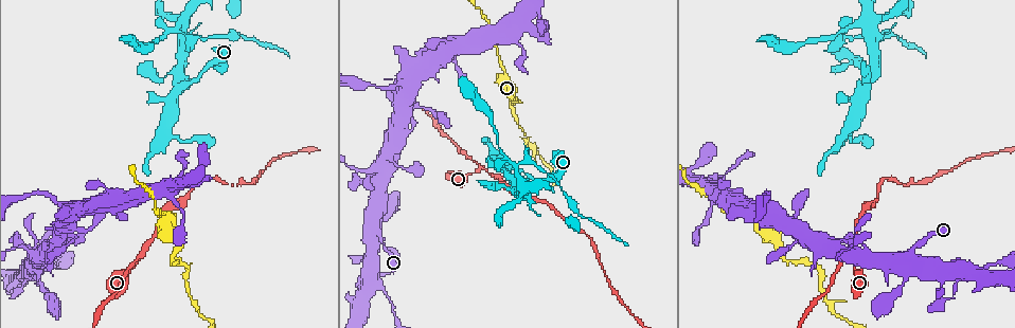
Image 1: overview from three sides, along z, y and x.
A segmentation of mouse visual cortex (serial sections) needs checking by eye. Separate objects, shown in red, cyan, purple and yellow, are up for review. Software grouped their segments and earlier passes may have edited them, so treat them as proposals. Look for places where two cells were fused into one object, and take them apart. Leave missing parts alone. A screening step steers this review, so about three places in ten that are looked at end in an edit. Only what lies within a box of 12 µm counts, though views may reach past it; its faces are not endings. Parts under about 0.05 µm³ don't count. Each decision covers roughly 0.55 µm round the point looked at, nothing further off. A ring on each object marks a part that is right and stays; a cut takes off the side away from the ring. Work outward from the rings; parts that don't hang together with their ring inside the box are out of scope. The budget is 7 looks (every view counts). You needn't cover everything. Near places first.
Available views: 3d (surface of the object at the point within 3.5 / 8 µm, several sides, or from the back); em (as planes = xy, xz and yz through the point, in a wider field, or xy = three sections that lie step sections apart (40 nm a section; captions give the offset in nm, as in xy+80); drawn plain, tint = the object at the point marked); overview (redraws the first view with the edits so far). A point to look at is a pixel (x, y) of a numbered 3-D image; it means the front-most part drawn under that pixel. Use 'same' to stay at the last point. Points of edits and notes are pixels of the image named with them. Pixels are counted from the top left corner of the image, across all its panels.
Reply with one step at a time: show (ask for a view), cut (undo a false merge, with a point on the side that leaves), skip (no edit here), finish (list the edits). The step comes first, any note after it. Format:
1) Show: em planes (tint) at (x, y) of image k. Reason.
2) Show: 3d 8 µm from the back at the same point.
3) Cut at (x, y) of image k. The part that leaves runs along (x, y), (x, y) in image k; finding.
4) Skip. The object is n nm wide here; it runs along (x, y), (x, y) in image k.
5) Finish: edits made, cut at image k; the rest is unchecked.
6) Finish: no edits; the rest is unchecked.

Show: 3d 3.5 µm at (141, 255) of image 1. A fork.

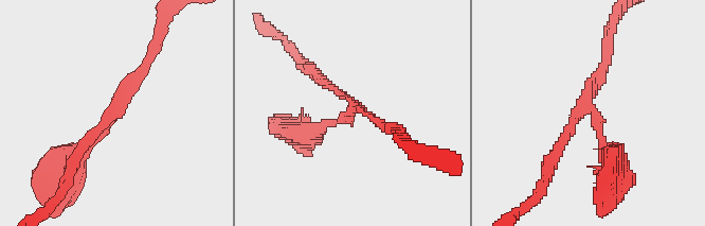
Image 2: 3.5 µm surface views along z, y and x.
Show: em planes (plain) at (588, 106) of image 2. 3 arms meet here; the arms are 150, 150, 150 nm wide.

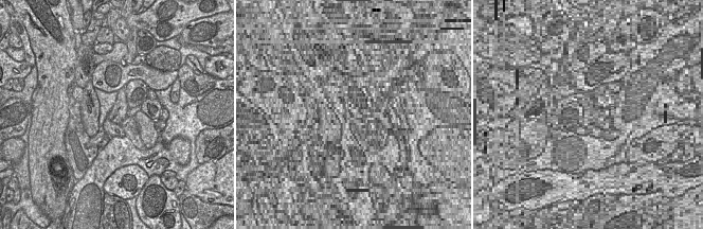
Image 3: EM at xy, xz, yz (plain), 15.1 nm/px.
Show: em planes (tint) at the same point.

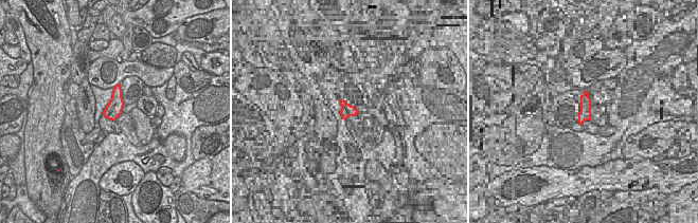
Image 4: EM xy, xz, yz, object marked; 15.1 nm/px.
Skip. The object is 240 nm wide here; it runs along (73, 159), (112, 121), (151, 52) in image 2; continuous, no second cell.

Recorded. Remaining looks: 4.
Show: 3d 3.5 µm from the back at (906, 256) of image 1. Thick turns thin.

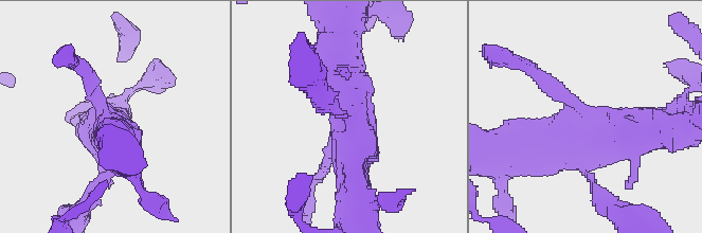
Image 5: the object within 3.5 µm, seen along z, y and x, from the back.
Show: em xy step 3 (tint) at (583, 118) of image 5. 4 arms meet here; the arms are 150, 250, 500, 600 nm wide; need the tissue.

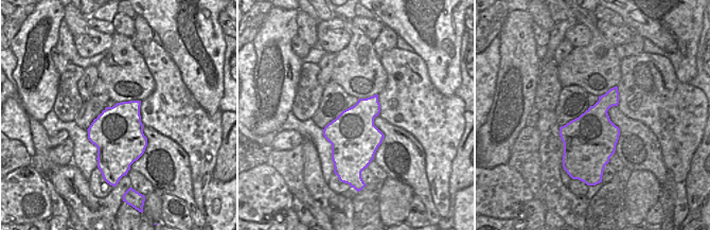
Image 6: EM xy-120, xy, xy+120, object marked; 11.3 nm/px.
Skip. The object is 550 nm wide here; it runs along (536, 74), (598, 132), (647, 129) in image 5; continuous, no second cell.

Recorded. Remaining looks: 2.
Show: 3d 8 µm at (788, 264) of image 1.

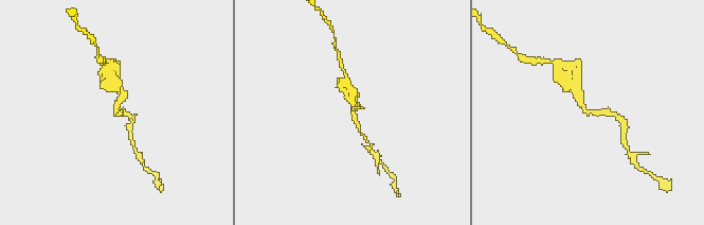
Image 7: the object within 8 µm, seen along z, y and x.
Show: em xy step 3 (tint) at (588, 114) of image 7. The arms are 150, 150 nm wide.

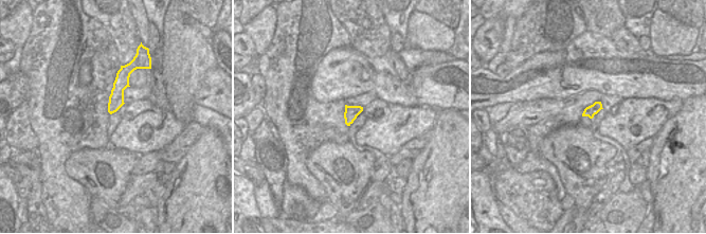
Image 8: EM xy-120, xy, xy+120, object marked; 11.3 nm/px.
Skip. One cell here.

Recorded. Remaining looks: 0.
Finish: no edits; the rest is unchecked.

